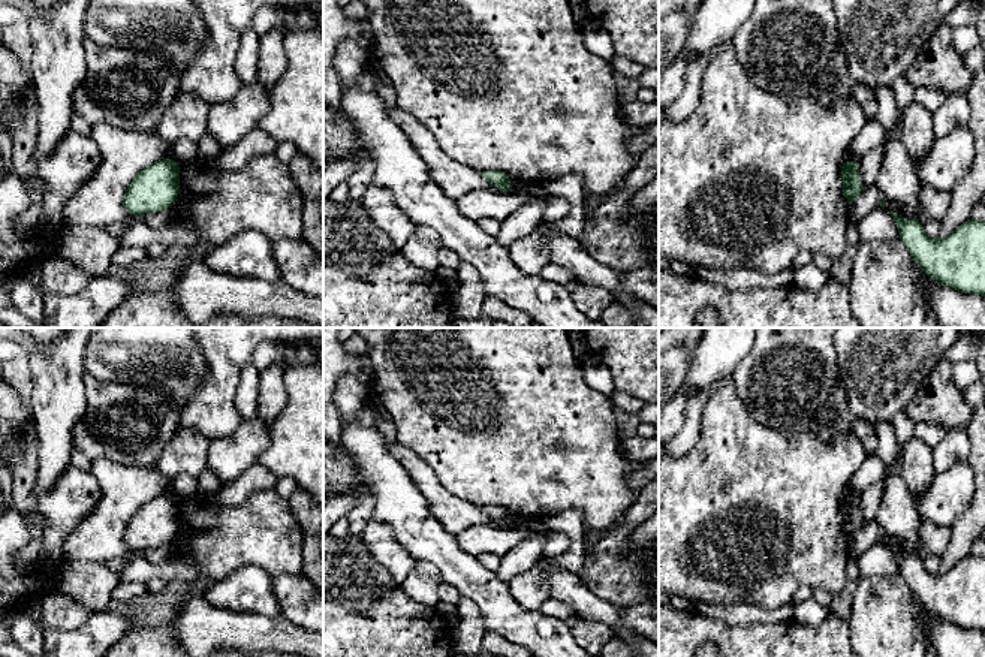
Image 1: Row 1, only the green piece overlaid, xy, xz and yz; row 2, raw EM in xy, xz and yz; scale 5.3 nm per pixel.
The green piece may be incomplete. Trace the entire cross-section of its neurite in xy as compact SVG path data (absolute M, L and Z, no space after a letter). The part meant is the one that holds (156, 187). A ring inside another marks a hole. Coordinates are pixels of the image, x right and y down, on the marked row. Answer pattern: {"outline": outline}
{"outline": "M163 159L144 168L127 187L123 207L141 217L171 208L180 193L180 166Z"}

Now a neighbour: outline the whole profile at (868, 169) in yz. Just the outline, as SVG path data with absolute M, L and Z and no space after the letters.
M886 138L883 142L871 148L858 160L861 183L864 187L870 187L876 184L877 175L880 172L883 154L886 150L886 144L892 139L894 138Z

